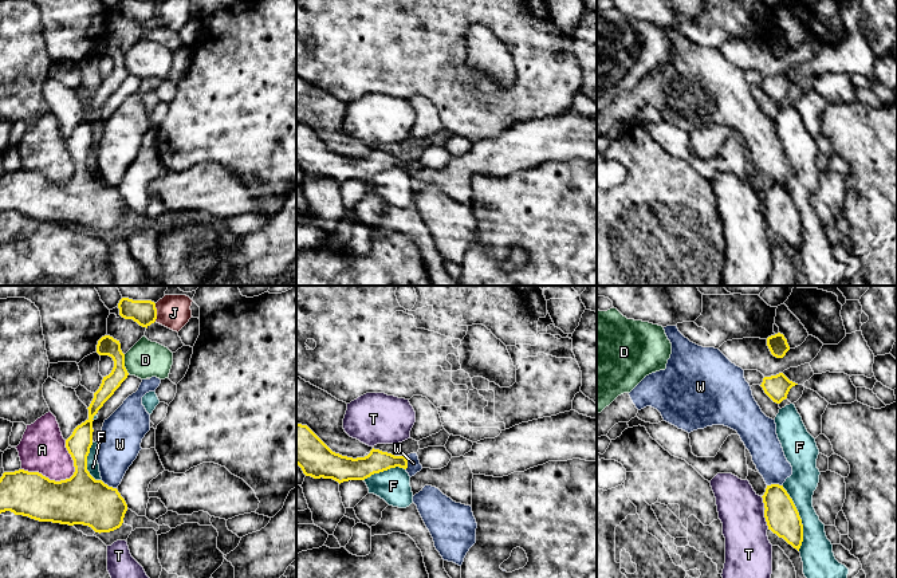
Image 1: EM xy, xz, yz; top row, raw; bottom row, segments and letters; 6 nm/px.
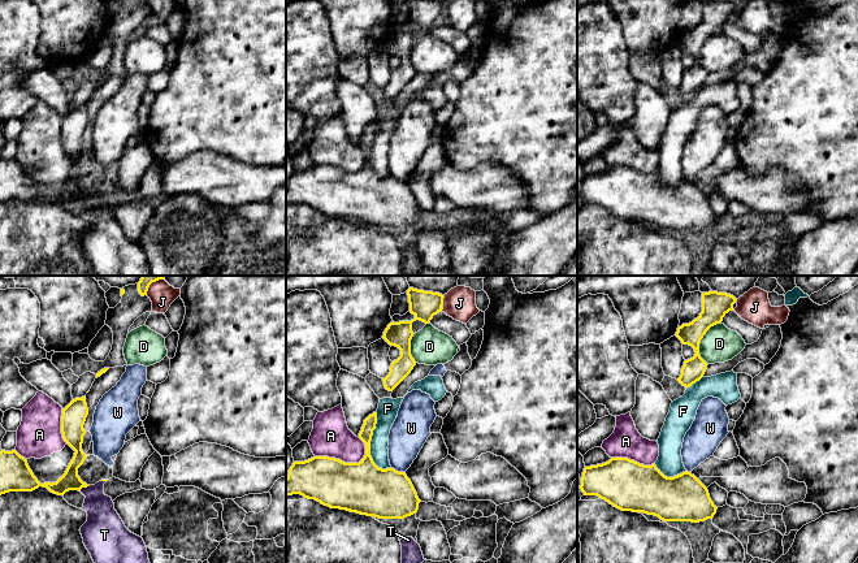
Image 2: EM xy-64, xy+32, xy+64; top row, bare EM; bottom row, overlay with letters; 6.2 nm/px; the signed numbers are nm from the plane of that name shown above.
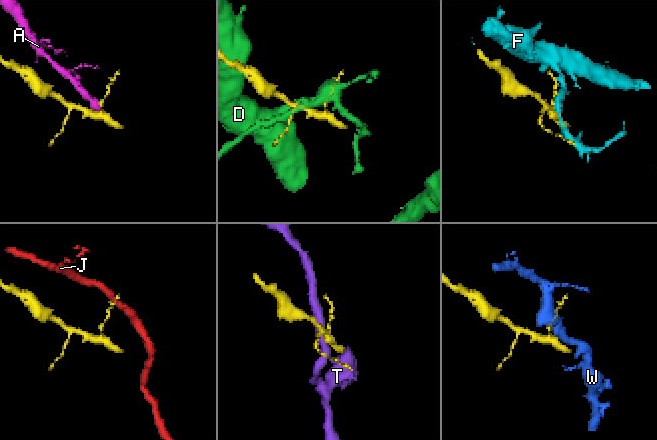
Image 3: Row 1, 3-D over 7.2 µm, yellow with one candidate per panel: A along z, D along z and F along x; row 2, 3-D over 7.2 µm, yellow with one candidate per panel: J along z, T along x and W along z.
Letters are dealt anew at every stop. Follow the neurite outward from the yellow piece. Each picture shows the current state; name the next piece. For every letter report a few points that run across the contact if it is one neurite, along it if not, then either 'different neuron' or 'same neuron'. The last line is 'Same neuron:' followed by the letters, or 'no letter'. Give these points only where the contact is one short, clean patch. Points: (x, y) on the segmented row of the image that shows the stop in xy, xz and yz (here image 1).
A: different neuron
D: line xy (124, 354), (124, 366), (129, 373); different neuron
F: different neuron
J: line xy (154, 303), (156, 321); different neuron
T: line yz (763, 510), (768, 529); different neuron
W: line yz (782, 484), (767, 486); different neuron
Same neuron: no letter

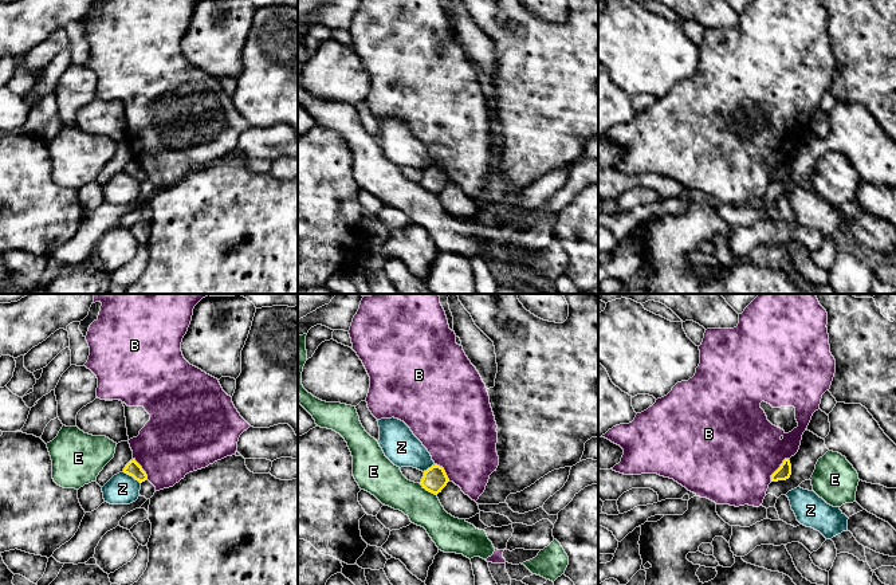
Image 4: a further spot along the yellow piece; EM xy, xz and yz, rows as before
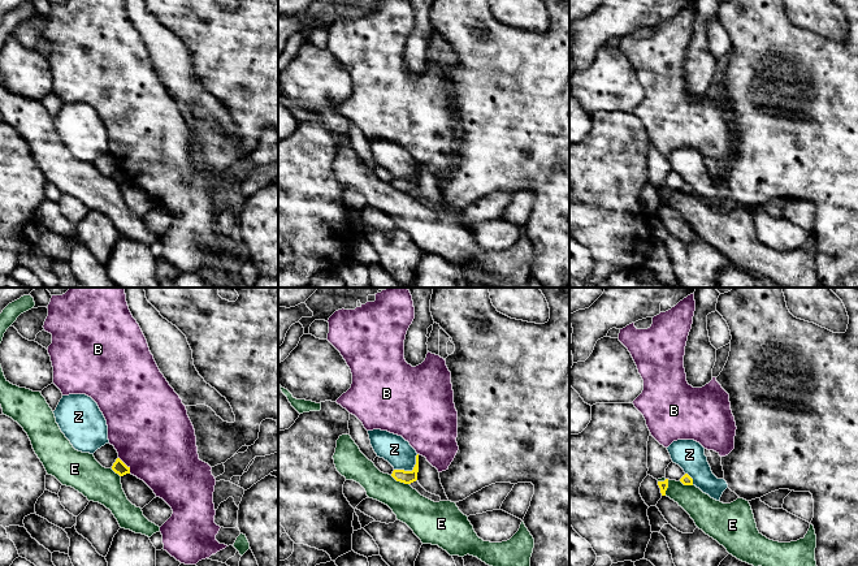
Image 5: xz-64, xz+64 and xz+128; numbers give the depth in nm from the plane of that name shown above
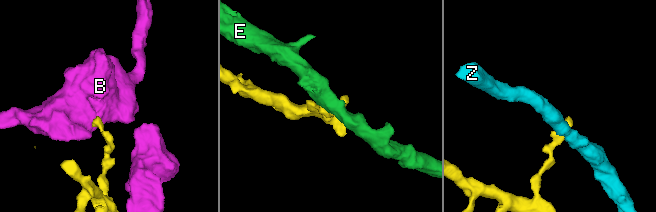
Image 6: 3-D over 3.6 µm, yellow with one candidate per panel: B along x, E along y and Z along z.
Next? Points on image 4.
B: line yz (788, 458), (771, 475), (770, 481); different neuron
E: different neuron
Z: line xy (122, 471), (132, 475), (140, 483); different neuron
Same neuron: no letter

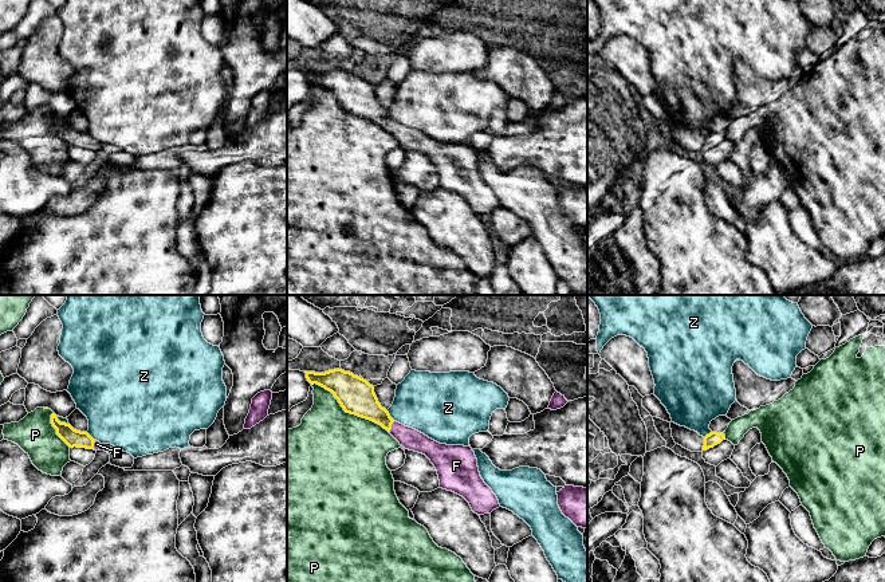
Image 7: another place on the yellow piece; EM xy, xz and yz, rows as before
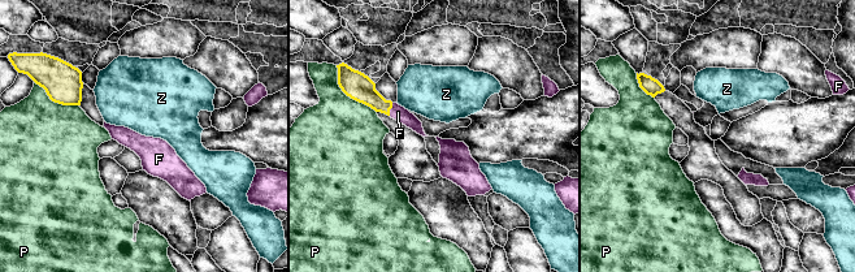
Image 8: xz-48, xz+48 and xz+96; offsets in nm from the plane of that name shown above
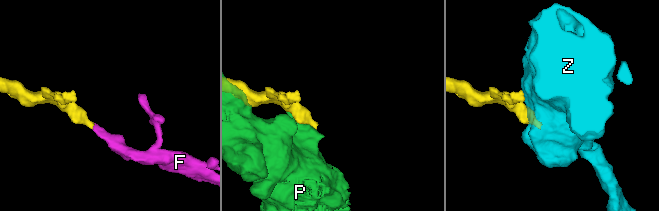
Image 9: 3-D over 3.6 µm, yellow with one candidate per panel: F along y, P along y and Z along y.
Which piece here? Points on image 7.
F: line xz (360, 398), (390, 427), (410, 439); same neuron
P: different neuron
Z: line xz (386, 411), (394, 420); different neuron
Same neuron: F

